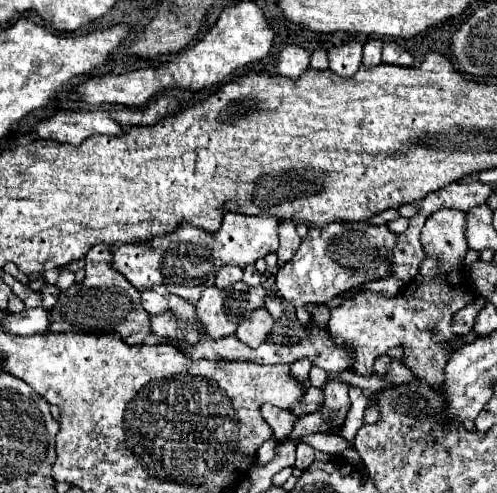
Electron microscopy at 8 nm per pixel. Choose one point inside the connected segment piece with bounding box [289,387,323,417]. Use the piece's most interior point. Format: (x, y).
(311, 401)

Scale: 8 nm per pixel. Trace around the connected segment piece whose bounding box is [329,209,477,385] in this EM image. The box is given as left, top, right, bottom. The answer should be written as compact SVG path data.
M453 209L435 211L421 231L421 243L425 259L419 273L407 283L401 293L393 299L385 299L377 293L363 291L347 299L339 307L331 309L329 331L335 341L355 349L355 373L371 375L373 361L383 355L389 347L407 349L403 355L403 365L421 381L429 385L441 385L445 381L445 365L457 341L471 343L476 334L455 335L451 331L453 315L475 303L475 291L469 283L467 269L463 265L465 253L469 249L465 241L465 213Z

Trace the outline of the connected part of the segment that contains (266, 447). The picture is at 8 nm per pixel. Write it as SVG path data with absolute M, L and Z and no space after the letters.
M271 437L269 441L265 441L259 447L259 451L257 451L257 463L261 463L261 465L269 463L275 457L275 451L277 451L277 443L275 443L275 437Z

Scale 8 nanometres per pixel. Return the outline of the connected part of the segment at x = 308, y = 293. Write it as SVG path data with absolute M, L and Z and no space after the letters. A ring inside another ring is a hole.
M341 221L323 227L309 225L309 233L295 257L287 263L287 267L277 271L277 289L293 307L327 303L351 287L387 277L389 251L393 251L393 243L395 233L391 233L385 225L375 227L365 221Z

